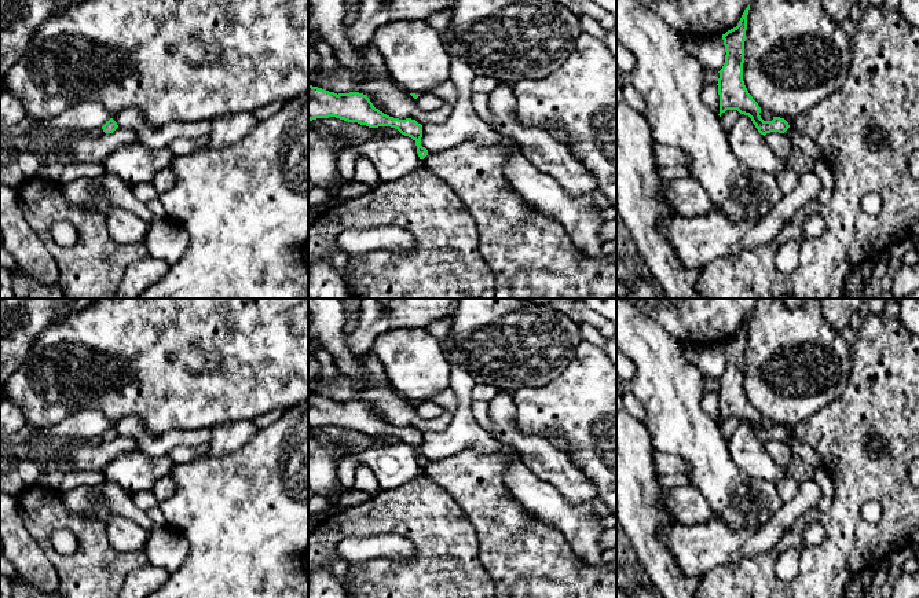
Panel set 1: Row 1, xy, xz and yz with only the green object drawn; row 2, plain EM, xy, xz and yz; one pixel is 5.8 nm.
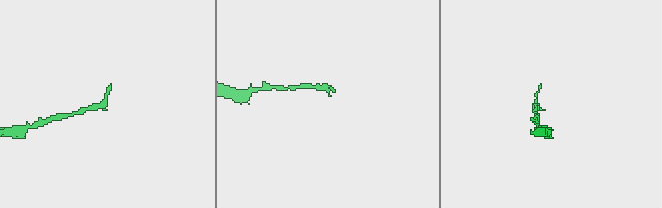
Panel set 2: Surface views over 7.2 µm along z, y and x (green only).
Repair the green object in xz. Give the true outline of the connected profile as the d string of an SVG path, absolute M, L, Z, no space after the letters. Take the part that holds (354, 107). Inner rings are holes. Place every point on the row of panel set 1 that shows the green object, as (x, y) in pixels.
M308 85L308 120L336 117L348 122L358 122L369 128L391 126L415 142L420 159L428 155L421 146L422 125L415 120L399 120L376 109L370 99L359 92L334 93Z

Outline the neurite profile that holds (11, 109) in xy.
M8 89L0 92L0 131L6 132L23 118L26 118L26 110L19 98L11 93Z

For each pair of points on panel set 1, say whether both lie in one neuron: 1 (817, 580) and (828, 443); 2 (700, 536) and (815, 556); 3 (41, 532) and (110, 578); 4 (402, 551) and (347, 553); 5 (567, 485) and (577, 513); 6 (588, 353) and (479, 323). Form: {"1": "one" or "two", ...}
{"1": "one", "2": "two", "3": "one", "4": "one", "5": "two", "6": "two"}

